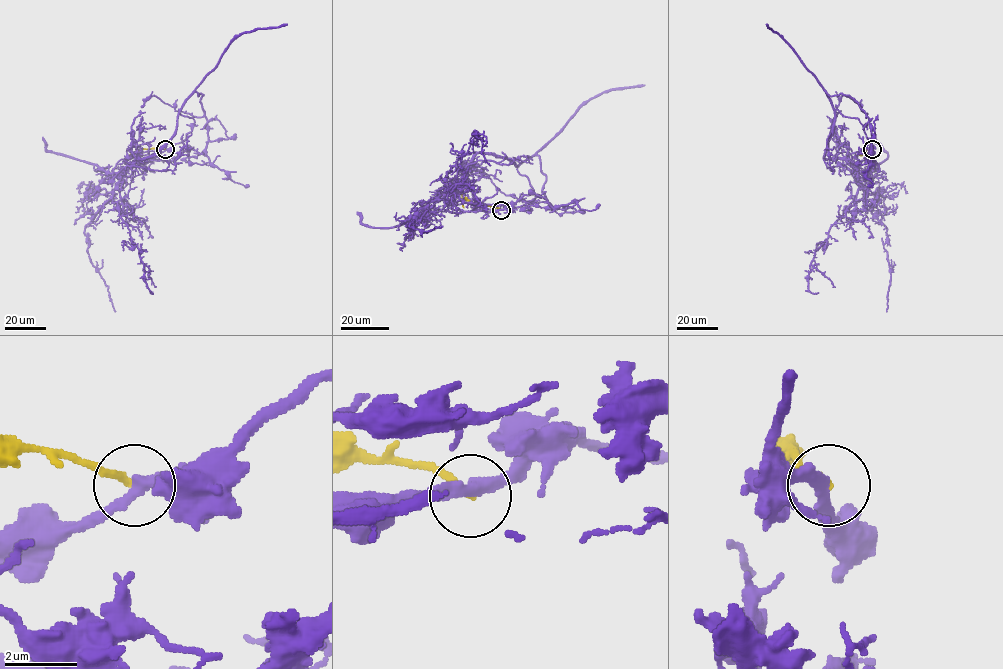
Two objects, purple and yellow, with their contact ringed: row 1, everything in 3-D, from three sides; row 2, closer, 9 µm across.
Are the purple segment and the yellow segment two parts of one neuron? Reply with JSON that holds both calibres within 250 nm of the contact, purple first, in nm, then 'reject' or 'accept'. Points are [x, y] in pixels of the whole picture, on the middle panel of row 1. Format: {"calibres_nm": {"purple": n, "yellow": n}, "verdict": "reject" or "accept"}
{"calibres_nm": {"purple": 320, "yellow": 190}, "verdict": "reject"}

